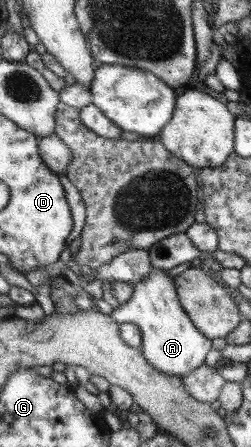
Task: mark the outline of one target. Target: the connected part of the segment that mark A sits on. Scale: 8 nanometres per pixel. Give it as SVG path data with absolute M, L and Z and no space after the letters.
M152 267L141 282L130 286L132 288L130 299L111 309L108 315L119 325L122 322L132 322L138 326L141 334L139 350L144 359L154 369L176 377L182 377L204 365L204 356L211 349L210 339L198 332L182 310L173 278L170 278L166 271Z

